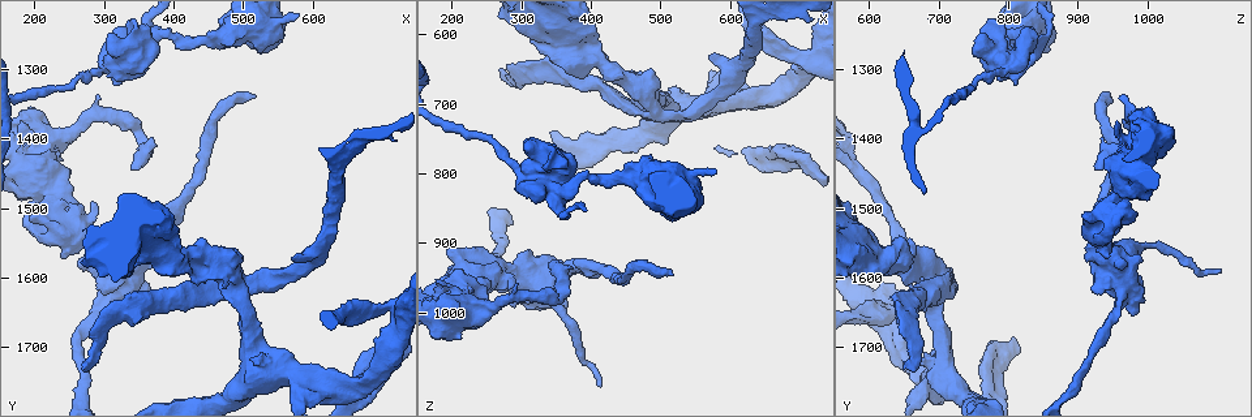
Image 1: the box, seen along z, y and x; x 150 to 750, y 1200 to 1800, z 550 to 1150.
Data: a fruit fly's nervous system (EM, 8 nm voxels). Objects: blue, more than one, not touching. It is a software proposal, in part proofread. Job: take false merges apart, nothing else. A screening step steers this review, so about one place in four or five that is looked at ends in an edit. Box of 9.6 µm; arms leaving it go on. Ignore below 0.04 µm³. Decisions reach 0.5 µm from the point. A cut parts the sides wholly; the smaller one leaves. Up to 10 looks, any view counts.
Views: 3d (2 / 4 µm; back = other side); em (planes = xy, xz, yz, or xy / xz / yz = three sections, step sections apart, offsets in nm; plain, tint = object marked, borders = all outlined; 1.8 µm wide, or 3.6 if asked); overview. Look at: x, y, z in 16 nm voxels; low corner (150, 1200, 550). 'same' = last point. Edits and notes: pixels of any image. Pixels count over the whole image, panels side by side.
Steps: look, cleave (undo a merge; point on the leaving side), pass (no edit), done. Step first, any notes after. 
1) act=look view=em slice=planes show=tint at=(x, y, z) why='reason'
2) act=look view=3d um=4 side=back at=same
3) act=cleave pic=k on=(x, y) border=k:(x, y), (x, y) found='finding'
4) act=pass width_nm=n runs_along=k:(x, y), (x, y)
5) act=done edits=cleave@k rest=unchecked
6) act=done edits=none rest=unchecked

act=look view=em slice=planes show=tint at=(695, 1740, 780) why='a fork'

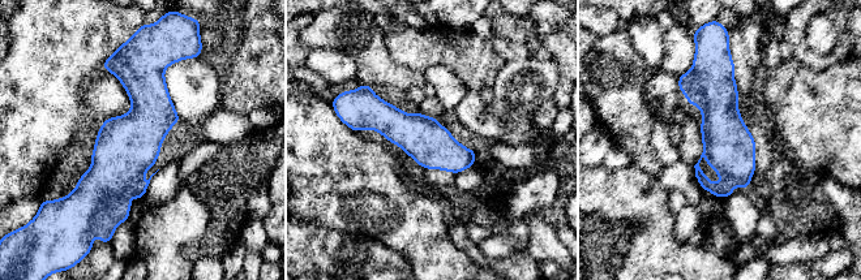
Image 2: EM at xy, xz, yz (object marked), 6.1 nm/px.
act=pass width_nm=280 runs_along=2:(718, 61), (725, 193) found='continuous, no second cell'

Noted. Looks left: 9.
act=look view=em um=3.6 slice=xy step=8 show=tint at=(720, 1645, 635) why='sharp bend'

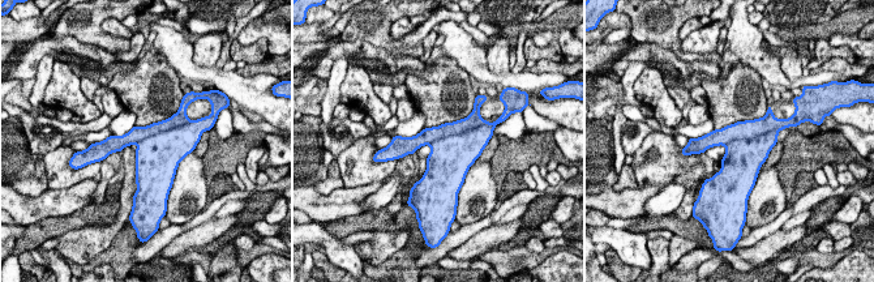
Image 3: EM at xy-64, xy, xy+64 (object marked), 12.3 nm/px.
act=look view=em um=3.6 slice=planes show=tint at=same

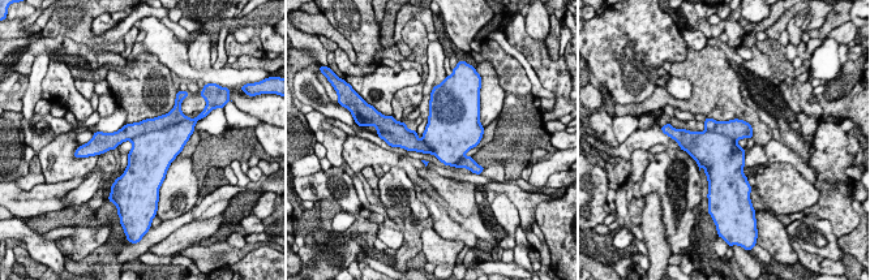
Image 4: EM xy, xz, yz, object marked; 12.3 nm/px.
act=cleave pic=4 on=(159, 123) width_nm=500 found='a second cell is stuck on'

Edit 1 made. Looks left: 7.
act=look view=3d um=4 at=(450, 1255, 805) why='thick turns thin'

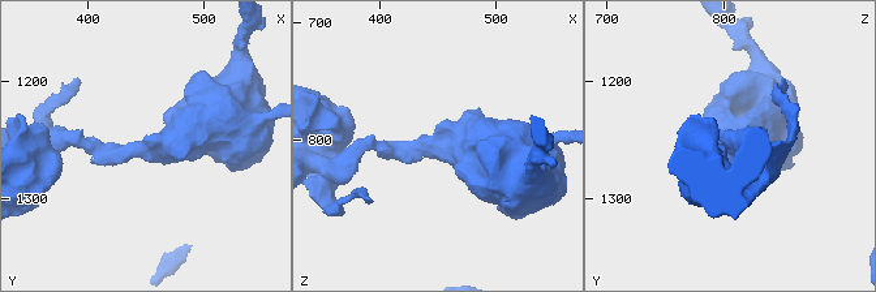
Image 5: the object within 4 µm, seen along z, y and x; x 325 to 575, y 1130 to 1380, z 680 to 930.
act=look view=em um=3.6 slice=planes show=tint at=(450, 1258, 802) why='now the EM'

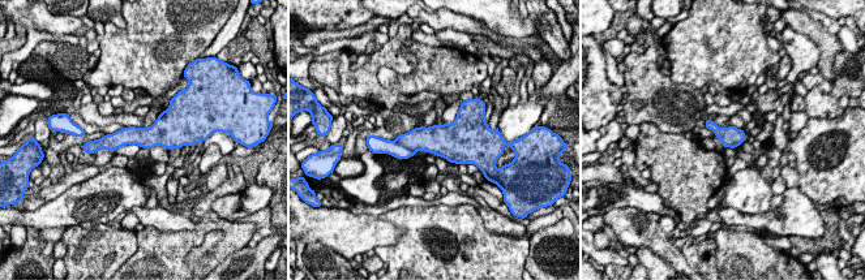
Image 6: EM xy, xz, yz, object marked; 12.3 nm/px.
act=pass arm_widths_nm=220,420 found='continuous, no second cell'

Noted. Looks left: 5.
act=look view=em um=3.6 slice=planes show=plain at=(190, 1435, 985) why='abrupt turn'

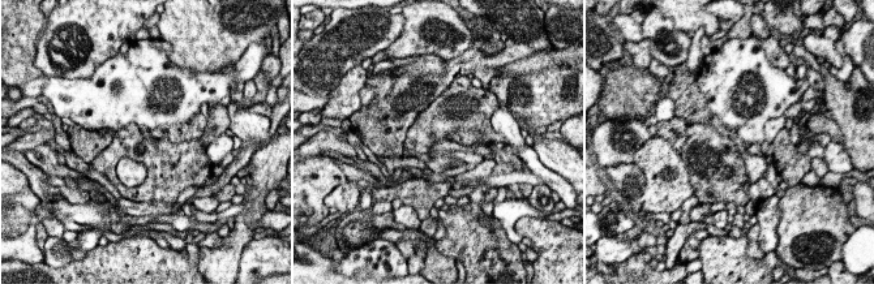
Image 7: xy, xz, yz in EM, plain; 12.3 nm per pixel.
act=look view=em um=3.6 slice=planes show=tint at=same why='where the object lies'

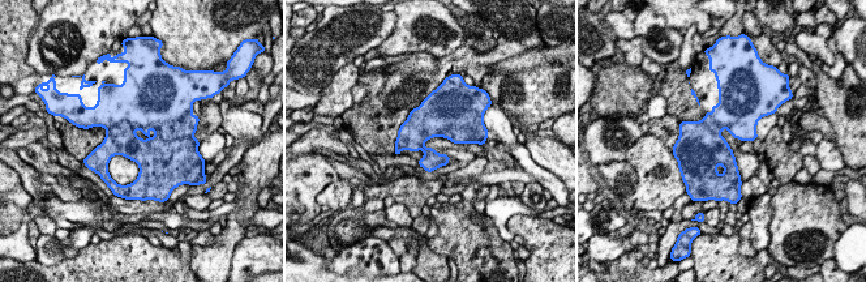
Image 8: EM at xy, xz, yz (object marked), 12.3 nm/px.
act=cleave pic=8 on=(461, 135) border=8:(446, 128), (463, 125), (475, 131) found='a second cell is stuck on'

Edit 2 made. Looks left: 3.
act=done edits=cleave@4,cleave@8 rest=unchecked

